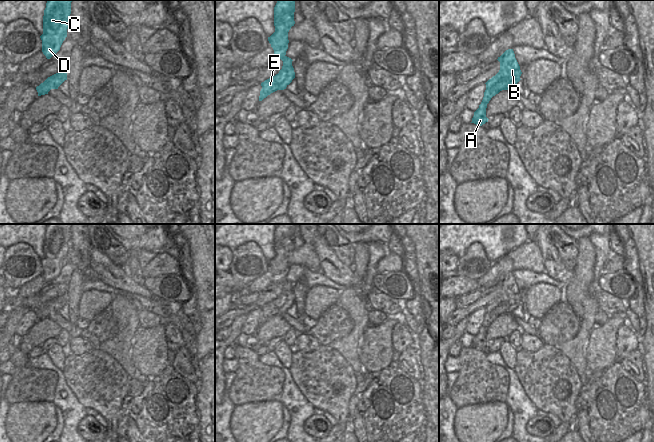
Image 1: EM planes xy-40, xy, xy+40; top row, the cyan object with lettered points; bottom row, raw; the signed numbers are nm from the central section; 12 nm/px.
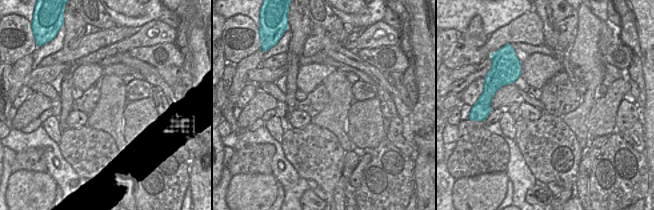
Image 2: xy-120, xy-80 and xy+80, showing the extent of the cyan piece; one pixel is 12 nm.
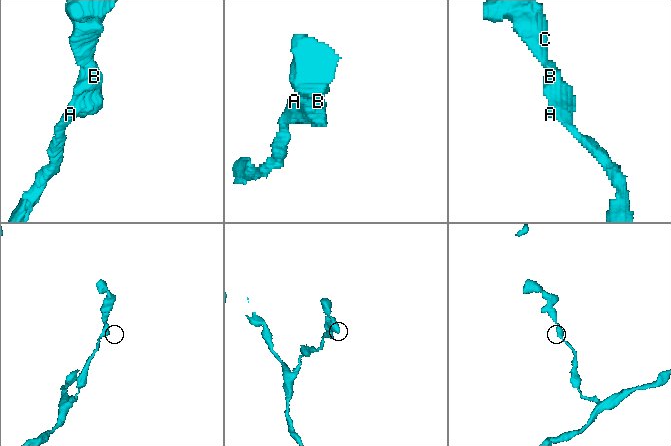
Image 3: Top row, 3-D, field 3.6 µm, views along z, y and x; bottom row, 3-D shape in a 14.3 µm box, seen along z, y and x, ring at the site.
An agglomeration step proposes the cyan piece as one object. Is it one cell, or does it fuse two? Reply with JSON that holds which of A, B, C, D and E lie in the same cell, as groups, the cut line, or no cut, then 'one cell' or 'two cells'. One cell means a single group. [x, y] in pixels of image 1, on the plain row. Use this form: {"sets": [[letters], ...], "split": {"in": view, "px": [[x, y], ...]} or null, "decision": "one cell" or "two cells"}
{"sets": [["A", "B", "C", "D", "E"]], "split": null, "decision": "one cell"}

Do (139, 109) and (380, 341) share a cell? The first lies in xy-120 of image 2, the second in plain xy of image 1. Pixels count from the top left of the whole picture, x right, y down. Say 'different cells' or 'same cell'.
same cell

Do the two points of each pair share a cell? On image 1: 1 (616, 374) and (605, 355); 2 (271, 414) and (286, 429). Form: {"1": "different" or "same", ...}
{"1": "different", "2": "different"}

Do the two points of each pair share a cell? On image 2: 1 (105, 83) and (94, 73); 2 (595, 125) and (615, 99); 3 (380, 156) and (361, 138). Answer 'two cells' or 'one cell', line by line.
1: two cells
2: one cell
3: two cells

